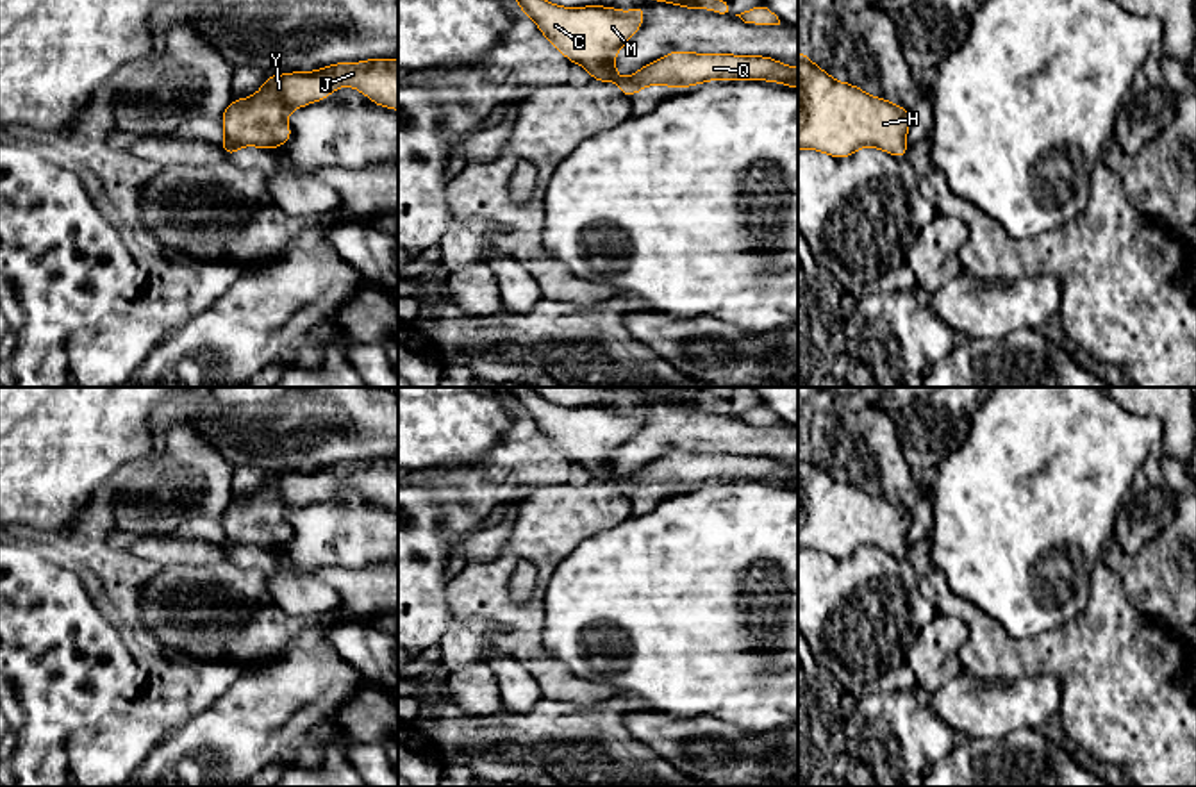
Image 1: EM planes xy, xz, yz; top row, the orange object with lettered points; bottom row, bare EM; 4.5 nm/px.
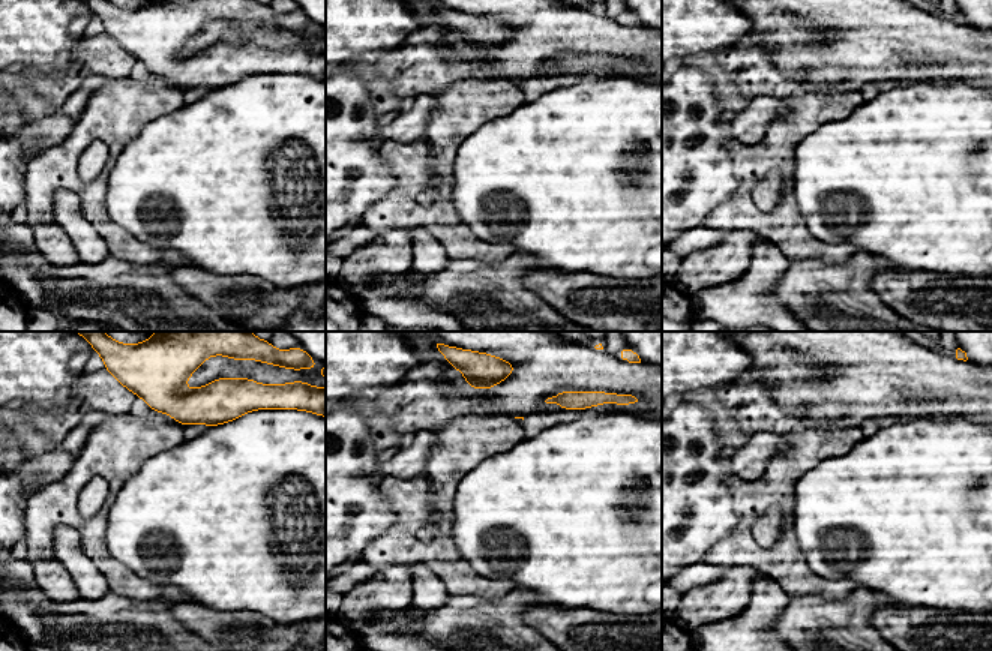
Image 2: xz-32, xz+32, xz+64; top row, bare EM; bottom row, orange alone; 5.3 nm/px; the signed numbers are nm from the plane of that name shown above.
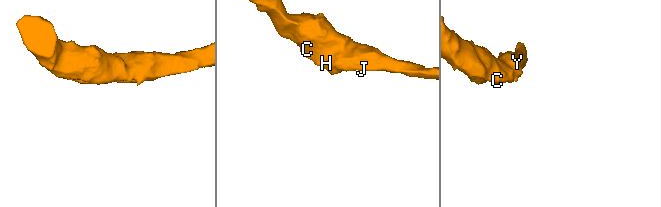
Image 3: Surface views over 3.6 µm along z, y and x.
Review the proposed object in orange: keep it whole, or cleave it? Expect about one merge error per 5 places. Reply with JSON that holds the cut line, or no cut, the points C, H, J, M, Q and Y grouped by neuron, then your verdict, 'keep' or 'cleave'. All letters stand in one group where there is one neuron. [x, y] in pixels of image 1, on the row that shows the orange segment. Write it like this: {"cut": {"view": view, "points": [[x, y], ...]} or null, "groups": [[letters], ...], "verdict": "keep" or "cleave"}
{"cut": null, "groups": [["C", "H", "J", "M", "Q", "Y"]], "verdict": "keep"}

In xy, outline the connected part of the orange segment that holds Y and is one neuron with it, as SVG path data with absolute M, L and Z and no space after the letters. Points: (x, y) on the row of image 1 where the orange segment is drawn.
M398 57L266 75L266 82L253 96L230 100L225 107L220 118L225 141L220 148L228 159L241 146L277 150L293 136L286 116L307 104L328 98L339 86L355 87L375 105L398 111Z

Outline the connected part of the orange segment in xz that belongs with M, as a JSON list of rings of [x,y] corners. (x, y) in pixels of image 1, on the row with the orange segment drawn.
[[[516,2],[519,11],[536,21],[539,34],[546,36],[571,64],[584,66],[593,80],[618,84],[619,93],[628,98],[653,84],[691,87],[707,80],[766,80],[798,89],[798,68],[764,55],[673,50],[630,77],[618,77],[614,57],[641,30],[646,5],[623,12],[605,5]]]

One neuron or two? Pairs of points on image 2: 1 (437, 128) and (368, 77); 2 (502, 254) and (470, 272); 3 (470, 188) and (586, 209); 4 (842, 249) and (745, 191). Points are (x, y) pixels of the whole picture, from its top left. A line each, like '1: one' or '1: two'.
1: two
2: two
3: one
4: one

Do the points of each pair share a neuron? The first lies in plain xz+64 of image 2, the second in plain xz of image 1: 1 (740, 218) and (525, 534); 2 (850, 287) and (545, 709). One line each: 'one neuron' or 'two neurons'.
1: one neuron
2: one neuron

